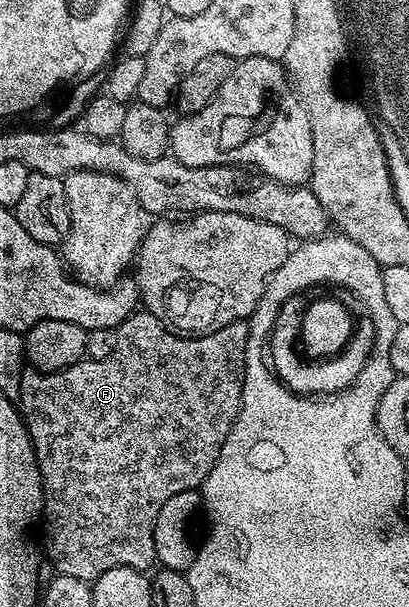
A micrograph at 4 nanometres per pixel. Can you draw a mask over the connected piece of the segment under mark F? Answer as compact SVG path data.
M138 309L119 324L114 335L117 336L113 339L113 352L106 359L86 357L67 369L47 372L25 369L21 372L19 410L21 418L25 421L25 428L29 430L33 452L39 465L44 495L43 507L47 515L49 511L49 559L53 562L52 570L58 575L79 577L88 584L92 584L100 575L107 573L107 569L130 567L136 571L148 572L149 566L157 563L153 526L155 517L159 517L159 509L163 509L163 501L171 501L175 493L200 488L211 473L233 424L237 422L245 380L245 350L249 340L249 325L246 320L240 319L214 331L182 337L164 327L150 311Z

